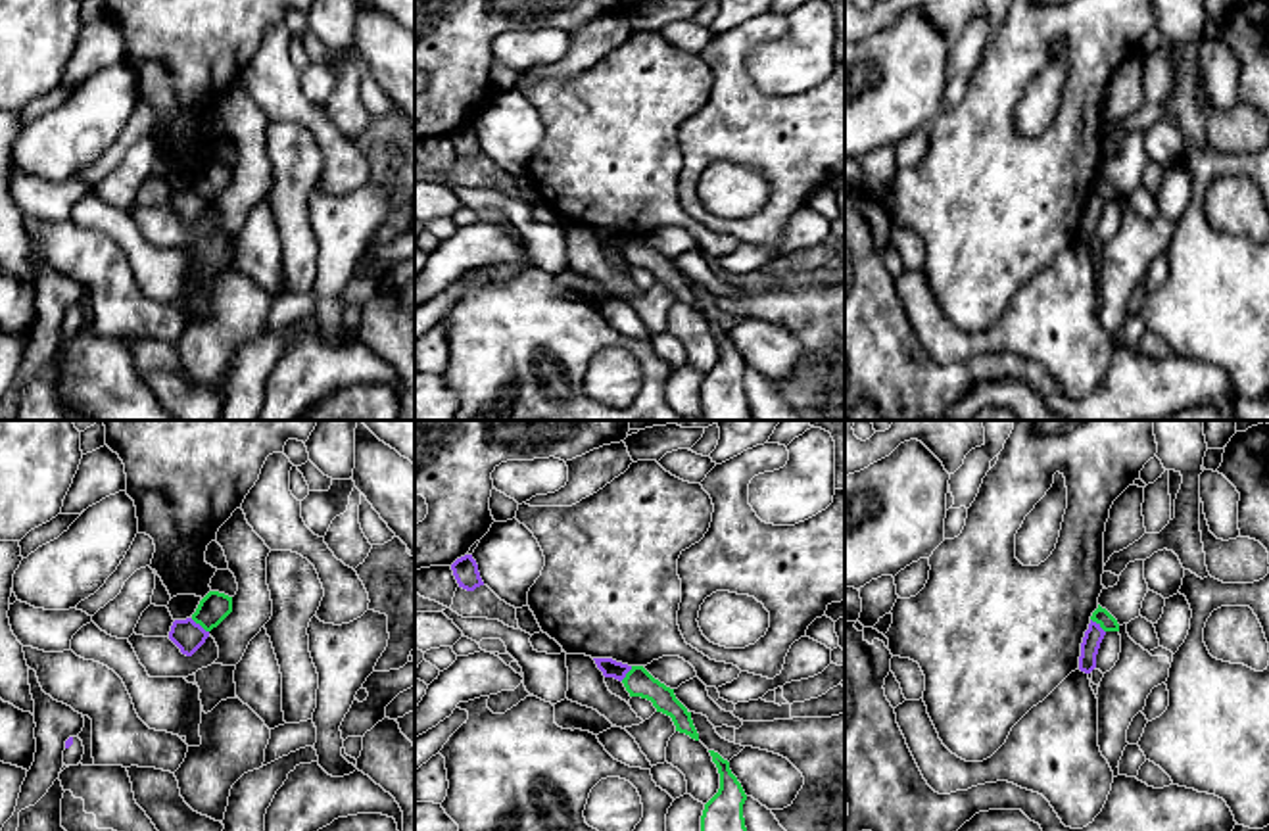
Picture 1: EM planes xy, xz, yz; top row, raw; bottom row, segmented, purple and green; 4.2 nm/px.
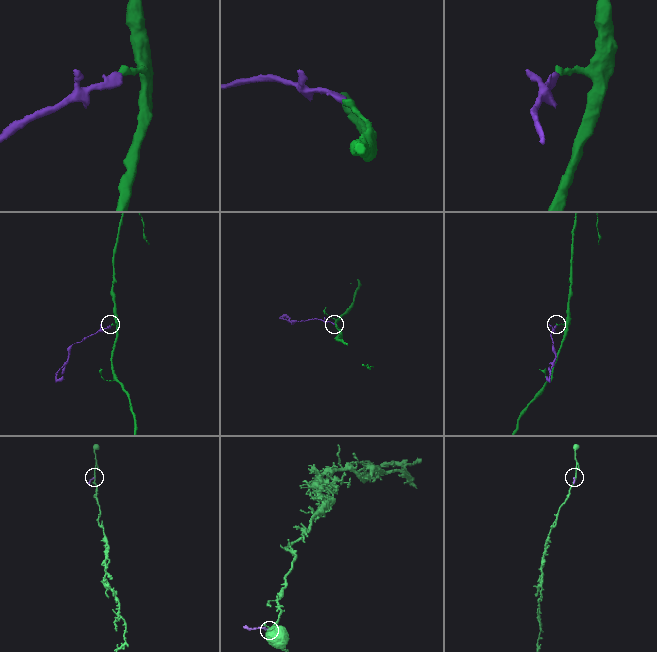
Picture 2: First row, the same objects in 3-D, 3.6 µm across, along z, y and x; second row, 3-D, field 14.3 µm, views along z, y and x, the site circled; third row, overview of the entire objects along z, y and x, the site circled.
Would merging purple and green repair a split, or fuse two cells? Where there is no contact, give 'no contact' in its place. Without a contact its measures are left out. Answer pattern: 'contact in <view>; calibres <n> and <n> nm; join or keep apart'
contact in xy; calibres 130 and 120 nm; keep apart

